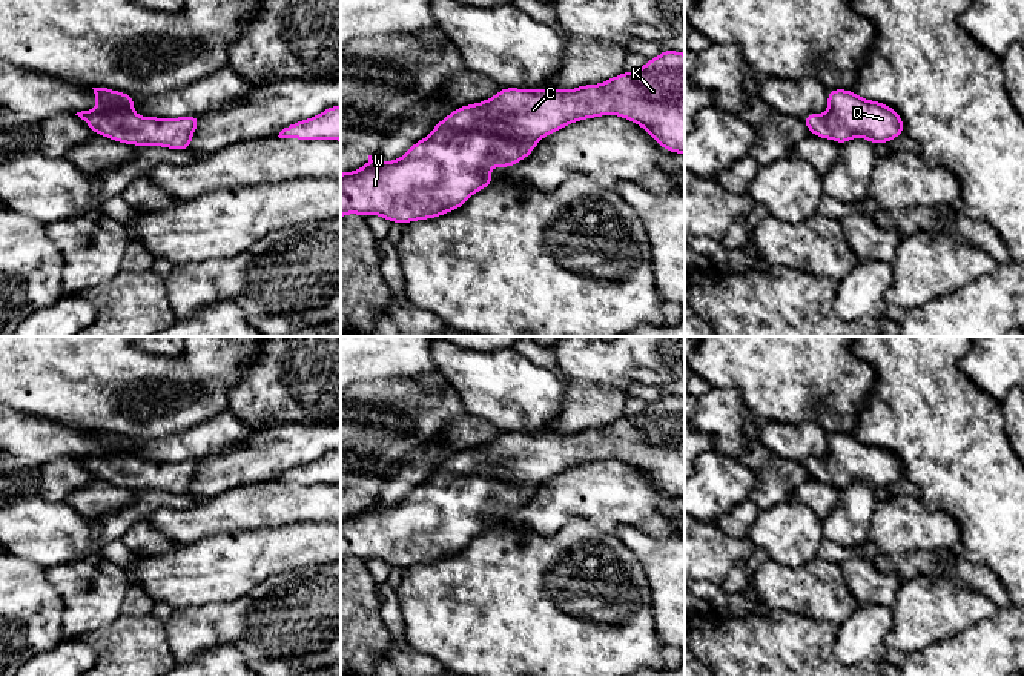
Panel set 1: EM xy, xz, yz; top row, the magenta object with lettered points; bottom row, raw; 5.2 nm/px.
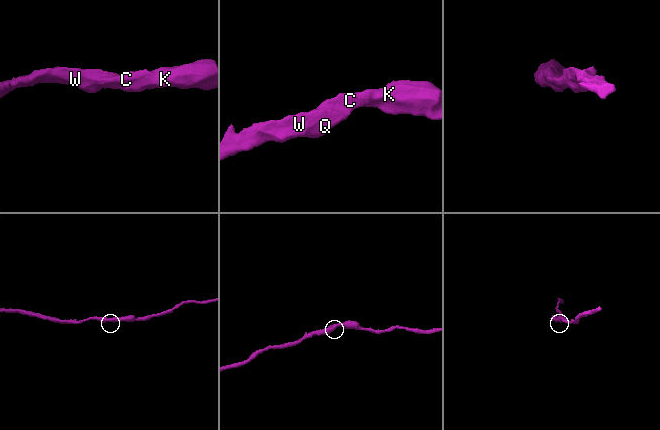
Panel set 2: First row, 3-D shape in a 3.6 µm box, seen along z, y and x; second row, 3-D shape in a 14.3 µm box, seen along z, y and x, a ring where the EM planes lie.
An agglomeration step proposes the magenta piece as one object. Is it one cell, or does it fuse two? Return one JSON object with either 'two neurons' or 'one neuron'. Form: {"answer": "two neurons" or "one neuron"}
{"answer": "one neuron"}

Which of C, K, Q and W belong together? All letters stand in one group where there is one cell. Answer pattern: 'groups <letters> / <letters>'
groups C K Q W

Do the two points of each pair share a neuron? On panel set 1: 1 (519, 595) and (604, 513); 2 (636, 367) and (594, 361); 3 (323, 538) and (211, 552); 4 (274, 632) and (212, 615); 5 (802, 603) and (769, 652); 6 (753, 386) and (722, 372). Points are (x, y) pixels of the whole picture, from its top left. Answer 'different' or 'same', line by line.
1: different
2: same
3: same
4: same
5: different
6: same

